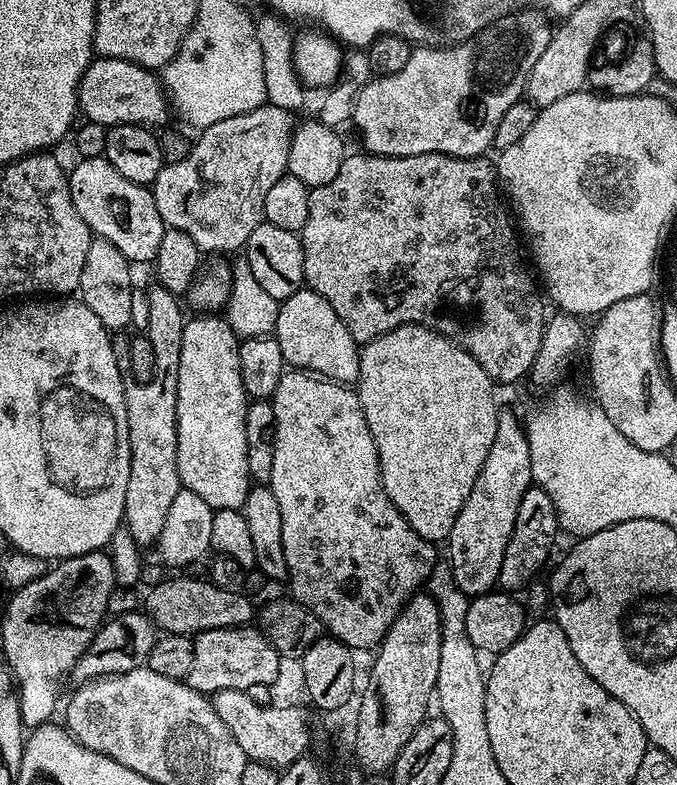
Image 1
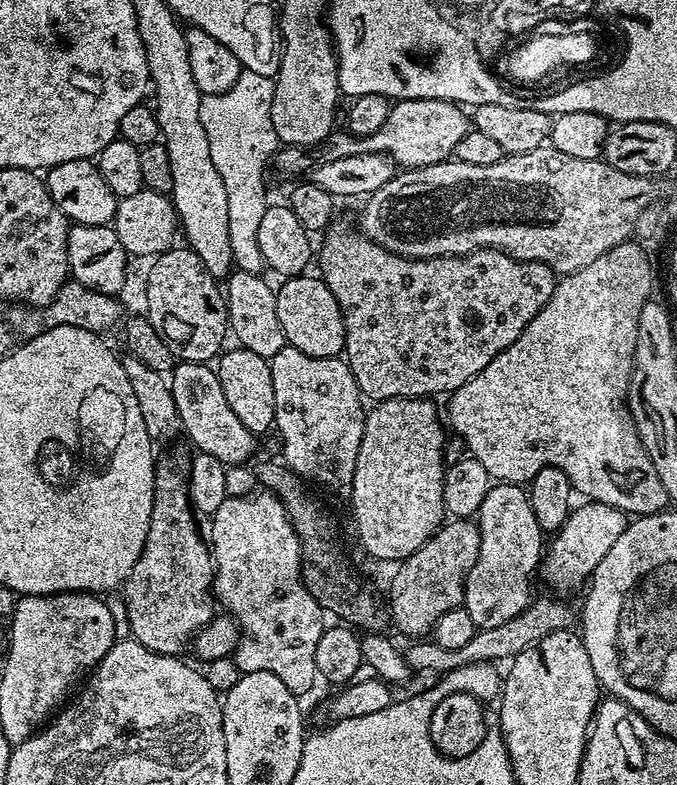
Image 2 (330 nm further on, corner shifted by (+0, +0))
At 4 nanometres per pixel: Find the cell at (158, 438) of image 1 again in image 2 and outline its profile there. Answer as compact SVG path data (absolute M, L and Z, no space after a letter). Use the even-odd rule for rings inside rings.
M168 452L157 459L154 510L150 530L146 530L146 546L122 585L131 639L163 656L180 656L197 630L209 624L214 615L214 565L209 545L196 529L198 516L188 497L189 463L189 453L184 452Z

